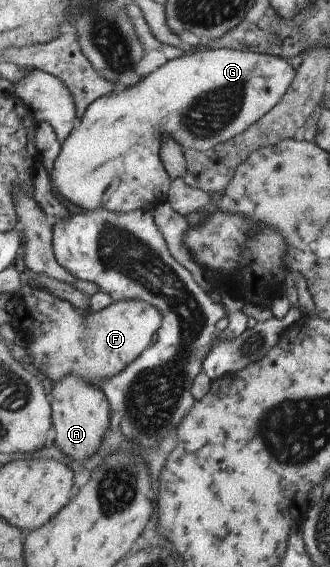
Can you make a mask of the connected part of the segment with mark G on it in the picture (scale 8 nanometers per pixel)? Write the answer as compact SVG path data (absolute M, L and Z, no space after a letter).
M244 48L239 50L234 49L216 49L216 50L204 50L193 53L183 53L181 56L167 61L164 65L161 65L156 71L147 75L139 84L135 84L133 88L124 88L118 94L110 94L98 98L87 110L87 114L78 120L77 125L71 132L71 136L65 140L62 144L61 154L55 162L55 170L53 170L53 184L51 185L52 194L57 192L83 210L97 210L97 208L107 208L111 212L133 212L141 209L152 209L163 202L167 202L169 199L169 192L171 188L171 176L167 174L167 169L163 164L162 159L162 146L163 138L165 136L171 136L173 142L177 142L179 146L184 149L196 150L197 152L205 152L210 148L213 148L215 144L221 144L237 134L242 132L251 126L253 122L259 120L265 112L267 112L278 100L281 95L287 90L293 76L295 74L295 68L291 68L291 64L283 58L277 58L277 56L271 56L271 54L259 54L256 52L247 52Z

